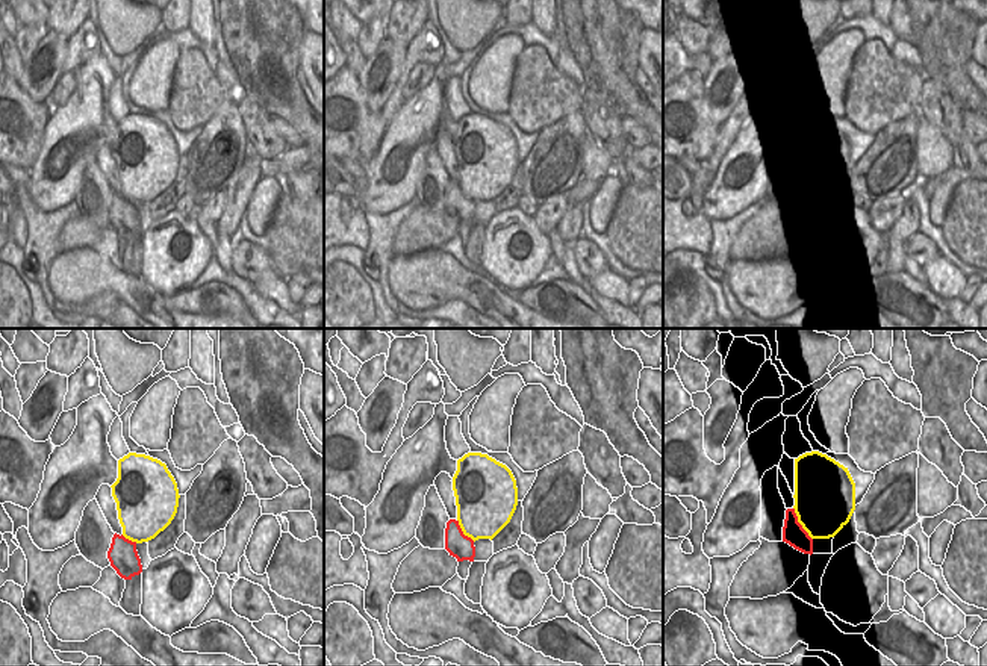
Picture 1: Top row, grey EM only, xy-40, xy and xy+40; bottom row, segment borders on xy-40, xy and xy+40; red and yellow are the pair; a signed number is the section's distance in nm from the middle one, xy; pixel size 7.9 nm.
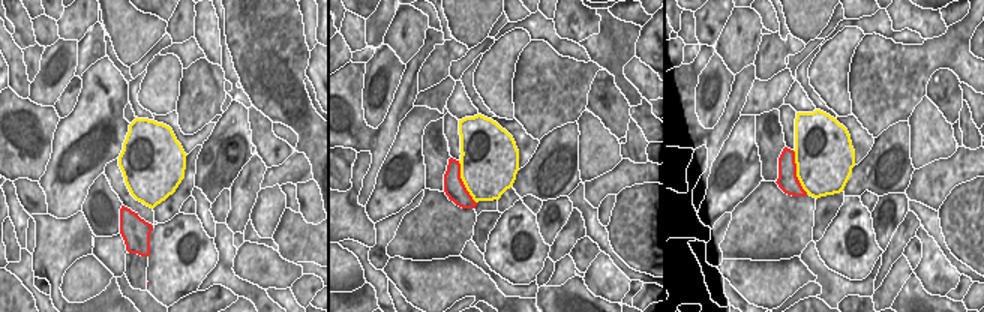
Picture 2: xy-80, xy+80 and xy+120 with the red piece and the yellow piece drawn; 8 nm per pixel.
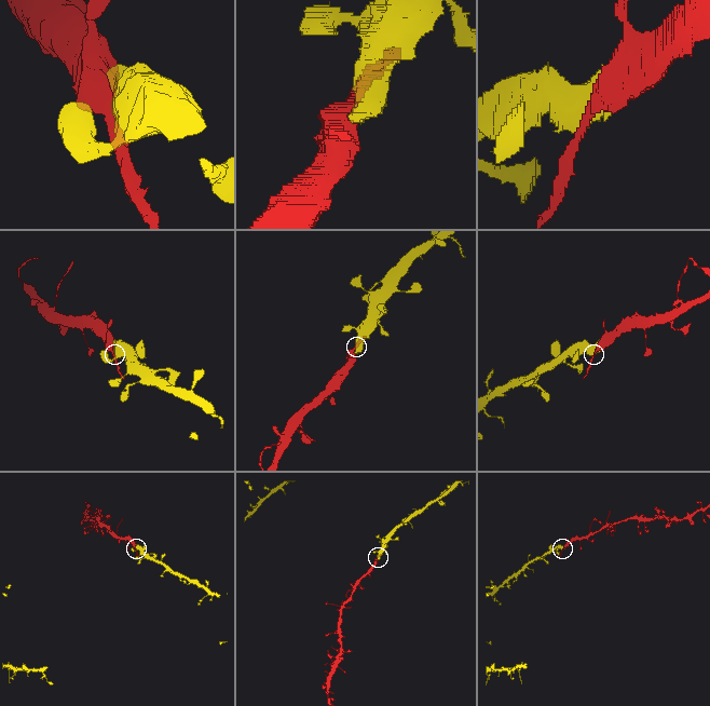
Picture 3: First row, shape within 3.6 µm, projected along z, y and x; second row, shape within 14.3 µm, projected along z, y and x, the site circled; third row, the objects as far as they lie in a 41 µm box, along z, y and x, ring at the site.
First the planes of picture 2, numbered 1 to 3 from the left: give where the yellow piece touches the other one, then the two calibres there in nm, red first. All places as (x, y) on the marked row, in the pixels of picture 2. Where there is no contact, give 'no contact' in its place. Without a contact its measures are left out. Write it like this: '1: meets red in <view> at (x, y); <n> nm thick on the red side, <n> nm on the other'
1: no contact
2: meets red in xy+80 at (462, 182); 170 nm thick on the red side, 460 nm on the other
3: meets red in xy+120 at (795, 173); 170 nm thick on the red side, 460 nm on the other

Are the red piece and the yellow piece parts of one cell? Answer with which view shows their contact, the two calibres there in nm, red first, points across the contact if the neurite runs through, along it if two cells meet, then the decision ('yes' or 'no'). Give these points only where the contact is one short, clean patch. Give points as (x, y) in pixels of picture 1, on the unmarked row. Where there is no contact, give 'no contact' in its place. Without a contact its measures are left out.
contact in xy+40; calibres 170 and 460 nm; yes

